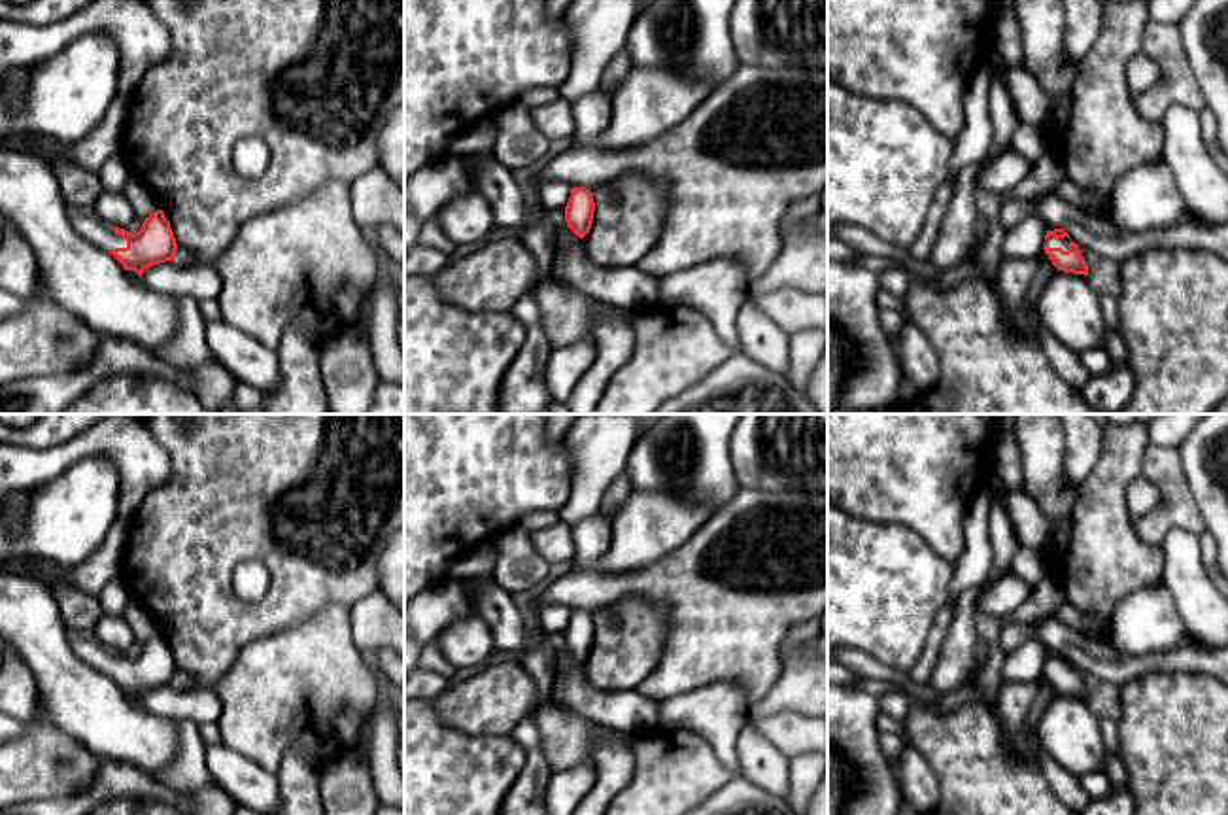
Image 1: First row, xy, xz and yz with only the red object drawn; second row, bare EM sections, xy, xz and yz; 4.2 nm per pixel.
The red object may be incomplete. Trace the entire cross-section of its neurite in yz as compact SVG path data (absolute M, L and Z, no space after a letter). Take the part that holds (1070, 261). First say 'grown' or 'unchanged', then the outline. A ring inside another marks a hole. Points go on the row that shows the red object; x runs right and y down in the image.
grown; M1064 229L1047 231L1043 250L1058 270L1088 276L1088 265Z

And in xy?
grown; M85 210L72 212L70 221L81 236L110 251L125 270L134 270L140 278L145 269L172 261L178 250L170 221L162 210L145 217L142 229L134 234L110 227Z

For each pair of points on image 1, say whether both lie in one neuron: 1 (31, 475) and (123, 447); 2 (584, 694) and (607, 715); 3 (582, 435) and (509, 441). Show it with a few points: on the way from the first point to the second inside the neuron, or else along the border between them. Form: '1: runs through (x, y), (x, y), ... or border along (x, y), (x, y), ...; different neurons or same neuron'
1: runs through (53, 462), (84, 445), (101, 445); same neuron
2: runs through (590, 700), (601, 710); same neuron
3: border along (562, 439), (571, 464), (571, 483); different neurons

